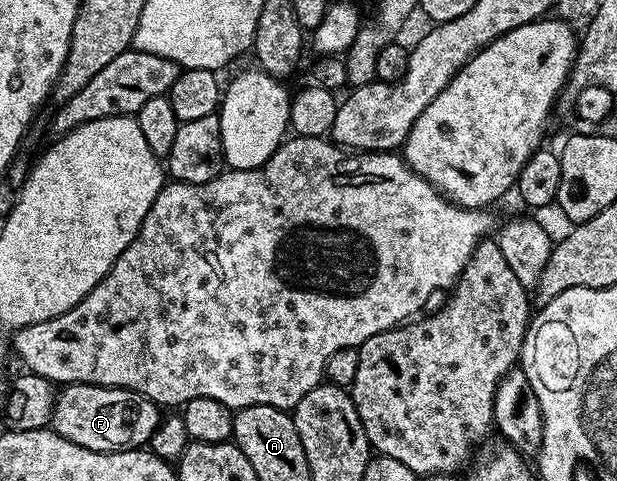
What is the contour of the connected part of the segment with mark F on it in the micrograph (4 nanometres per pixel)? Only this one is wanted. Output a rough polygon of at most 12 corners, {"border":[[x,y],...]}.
{"border":[[67,384],[51,430],[94,452],[139,450],[162,418],[145,395]]}

